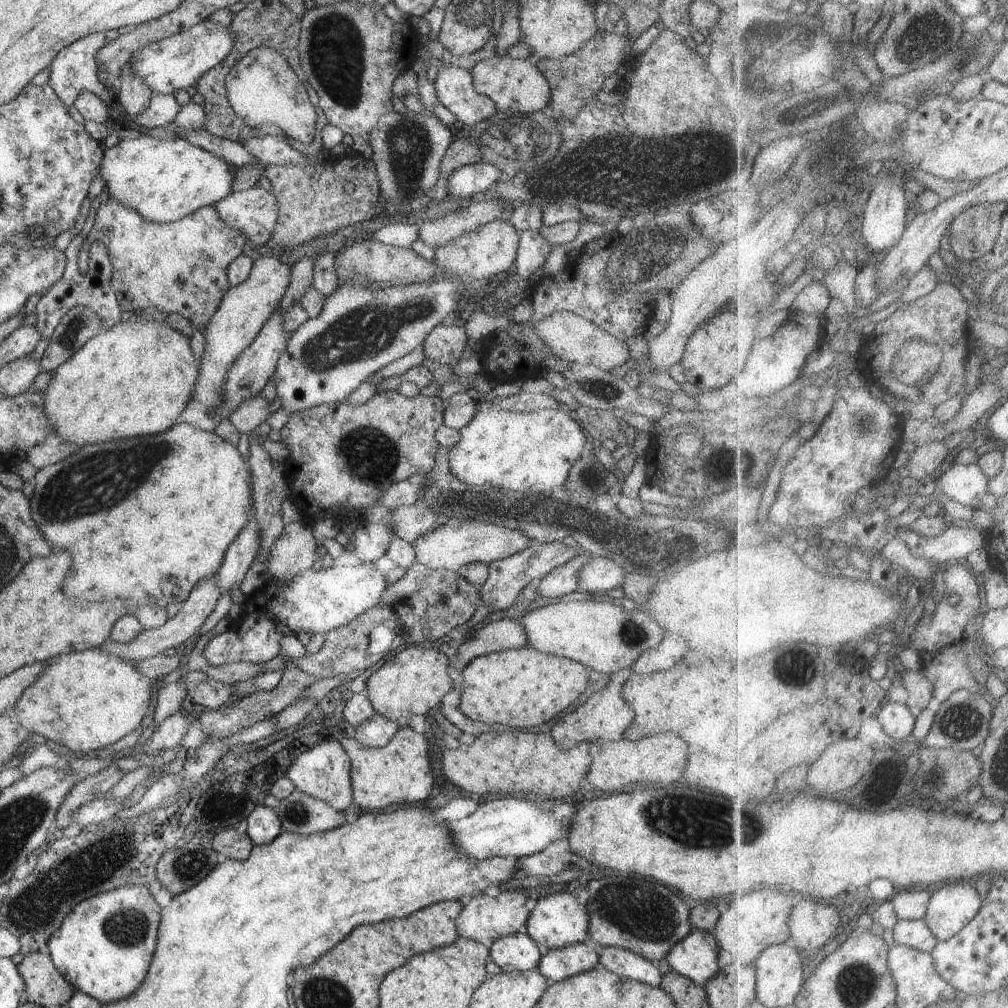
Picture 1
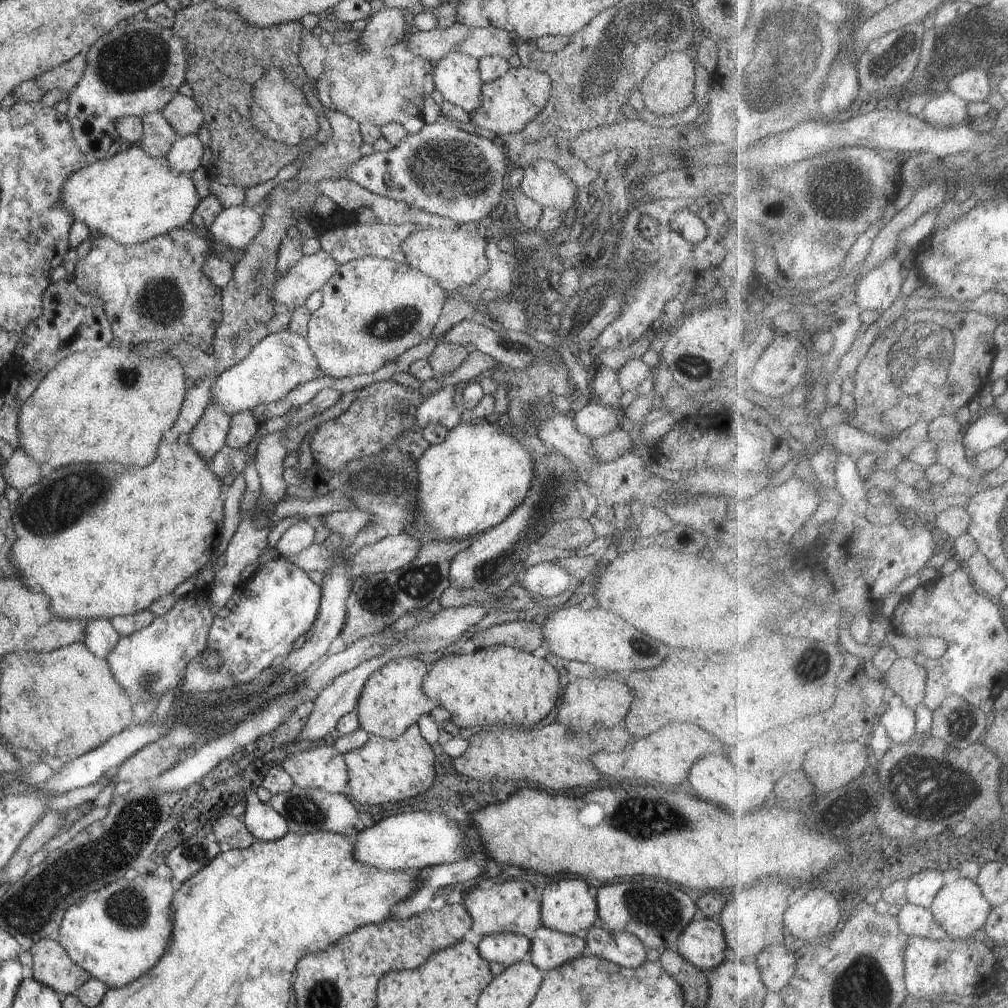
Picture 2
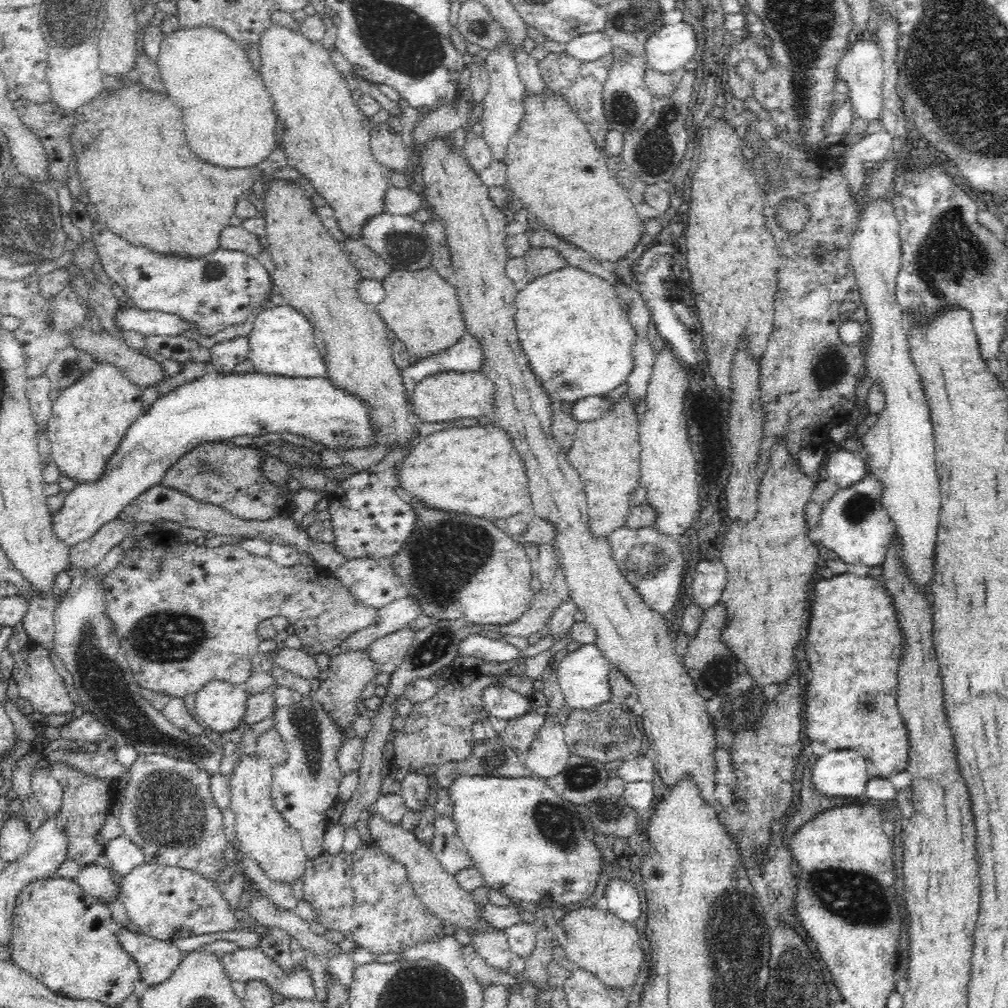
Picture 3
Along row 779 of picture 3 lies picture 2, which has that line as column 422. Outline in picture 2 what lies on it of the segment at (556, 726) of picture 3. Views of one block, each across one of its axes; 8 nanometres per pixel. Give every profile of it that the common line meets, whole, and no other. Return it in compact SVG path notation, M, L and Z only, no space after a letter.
M403 531L398 536L389 535L373 546L358 550L353 548L349 552L352 578L402 569L418 557L423 544L420 539Z

